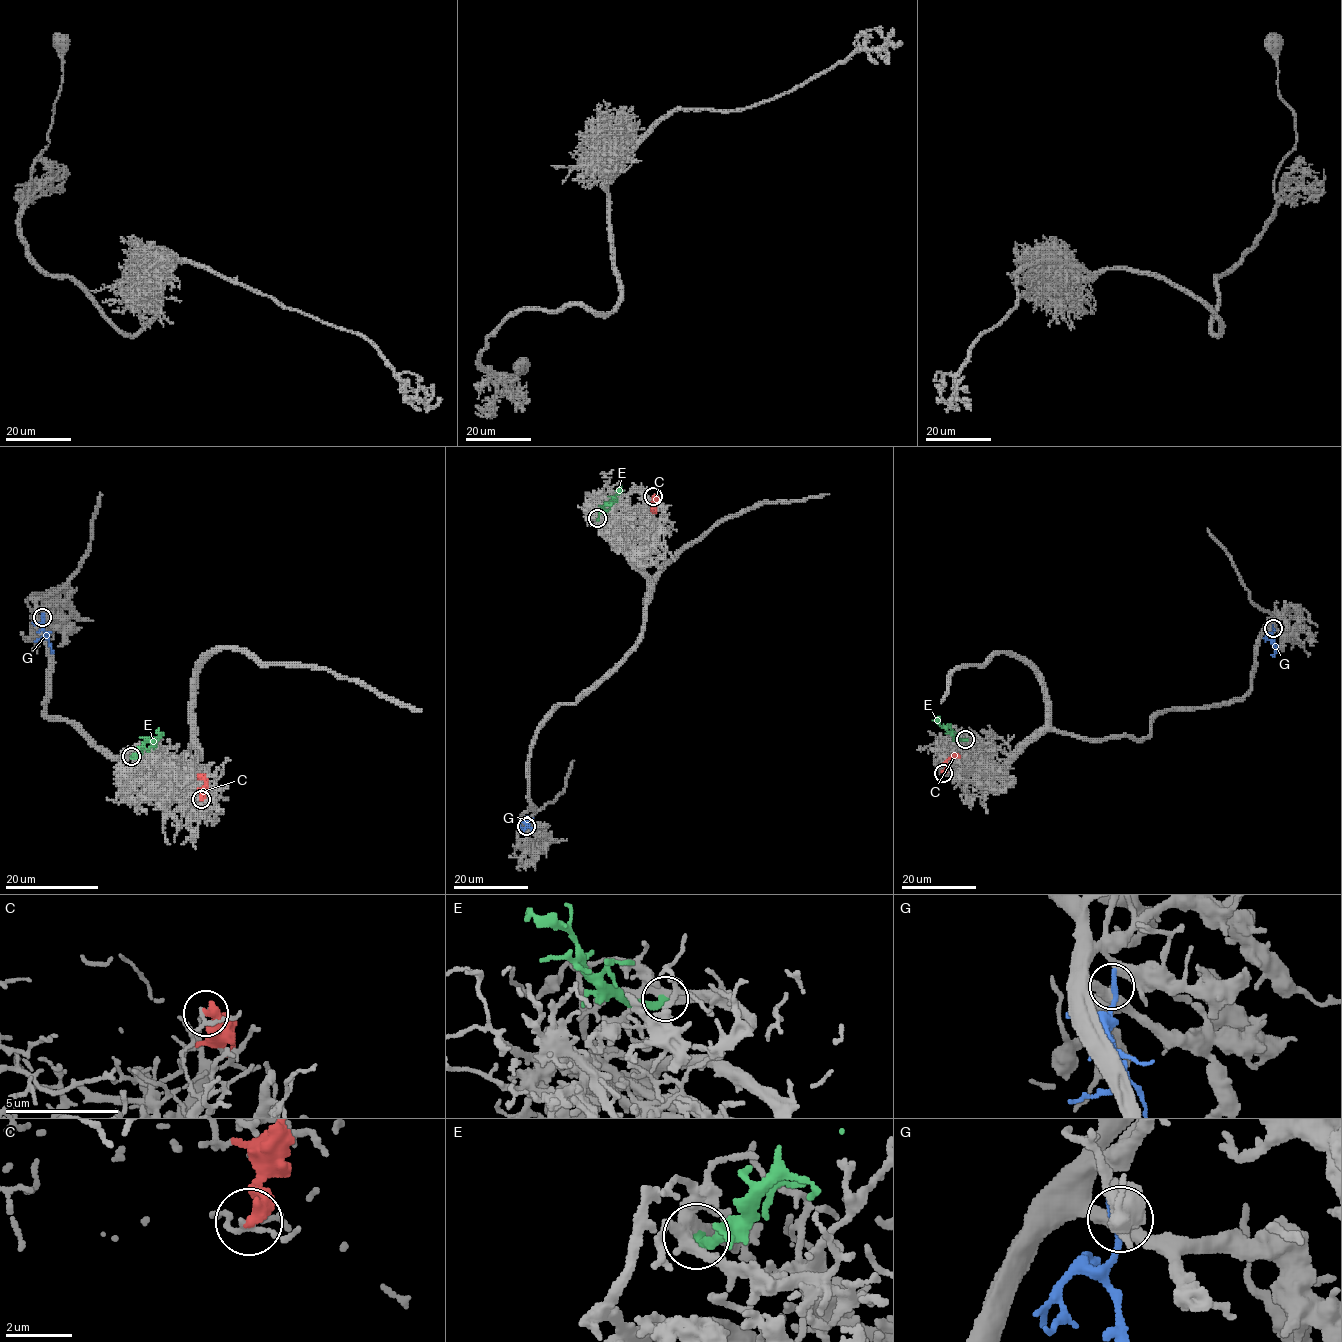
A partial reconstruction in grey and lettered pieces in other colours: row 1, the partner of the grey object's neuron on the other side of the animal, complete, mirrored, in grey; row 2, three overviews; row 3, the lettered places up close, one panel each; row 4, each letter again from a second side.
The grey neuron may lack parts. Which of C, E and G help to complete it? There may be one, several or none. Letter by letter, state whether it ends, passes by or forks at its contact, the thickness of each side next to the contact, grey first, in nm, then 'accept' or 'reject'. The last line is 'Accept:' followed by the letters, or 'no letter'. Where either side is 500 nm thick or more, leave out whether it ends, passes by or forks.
C: it ends there; 160 nm thick on the grey side, 440 nm on the other; reject
E: it ends there; 400 nm thick on the grey side, 360 nm on the other; accept
G: it ends there; 420 nm thick on the grey side, 280 nm on the other; reject
Accept: E

